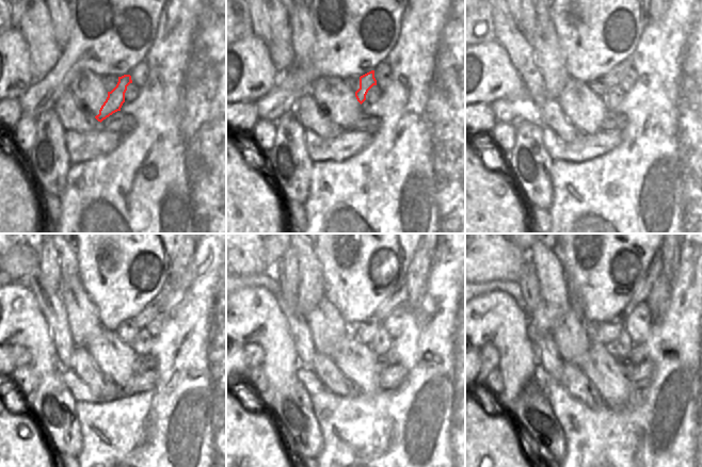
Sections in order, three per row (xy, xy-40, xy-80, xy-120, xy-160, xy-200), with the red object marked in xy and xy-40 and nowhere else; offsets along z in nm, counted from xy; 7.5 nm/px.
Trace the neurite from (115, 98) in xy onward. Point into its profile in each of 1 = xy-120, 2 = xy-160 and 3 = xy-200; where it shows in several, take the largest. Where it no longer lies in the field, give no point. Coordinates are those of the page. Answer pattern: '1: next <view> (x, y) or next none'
1: next xy-120 (158, 304)
2: next xy-160 (399, 298)
3: next xy-200 (644, 287)

